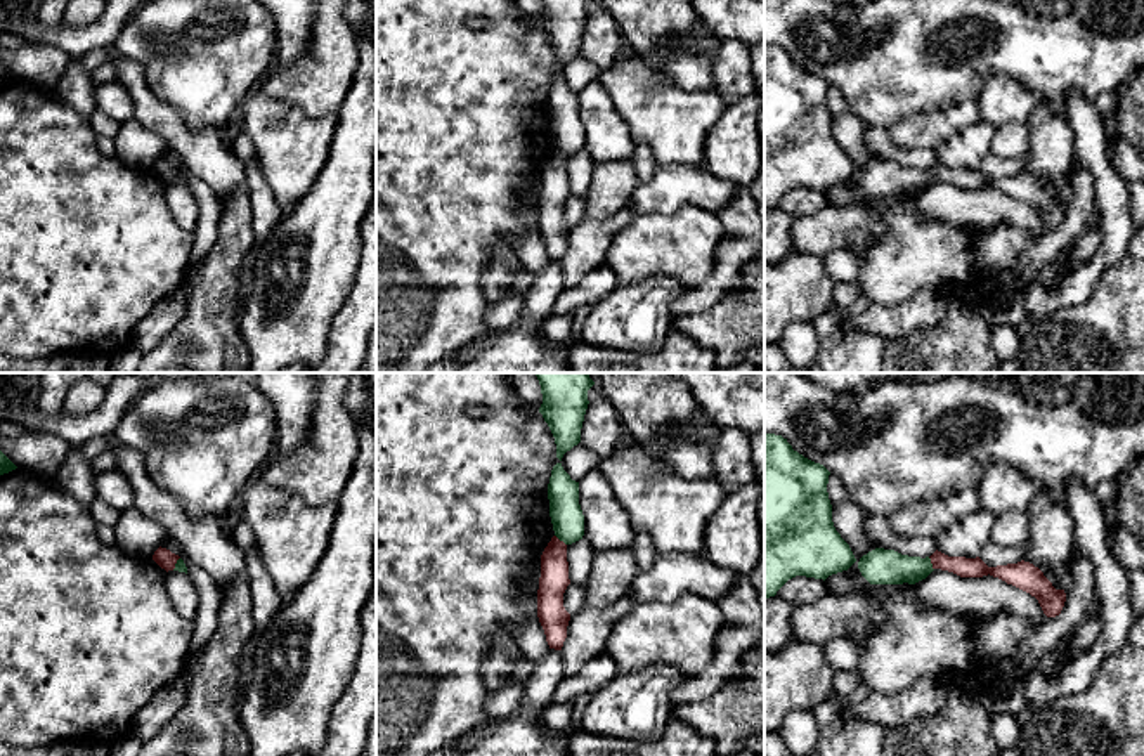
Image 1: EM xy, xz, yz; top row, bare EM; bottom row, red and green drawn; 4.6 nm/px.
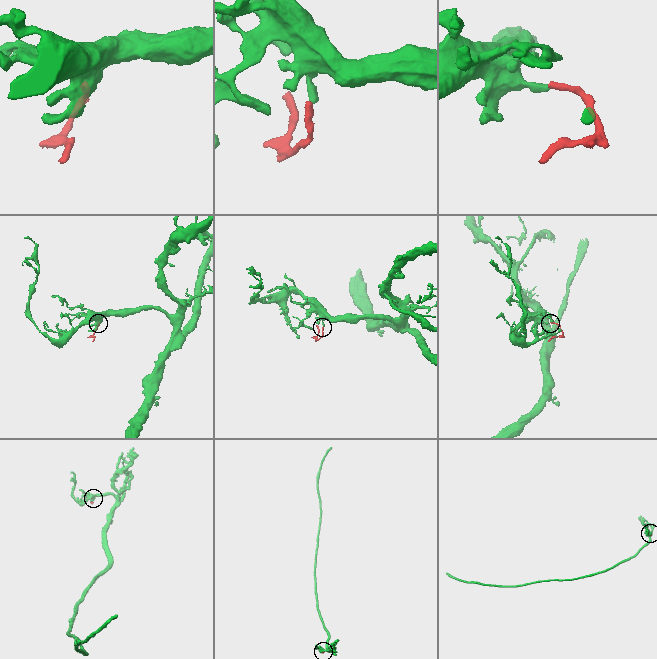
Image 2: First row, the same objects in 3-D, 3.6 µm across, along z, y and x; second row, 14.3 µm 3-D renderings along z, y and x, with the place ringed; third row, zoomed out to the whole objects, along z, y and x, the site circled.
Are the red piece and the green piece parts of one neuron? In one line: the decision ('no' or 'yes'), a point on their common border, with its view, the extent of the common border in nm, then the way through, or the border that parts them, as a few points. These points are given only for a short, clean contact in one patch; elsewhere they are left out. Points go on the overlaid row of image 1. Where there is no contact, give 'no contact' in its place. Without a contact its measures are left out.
no; meets red in yz at (931, 562); contact 70 nm long; border along yz (928, 557), (933, 569)

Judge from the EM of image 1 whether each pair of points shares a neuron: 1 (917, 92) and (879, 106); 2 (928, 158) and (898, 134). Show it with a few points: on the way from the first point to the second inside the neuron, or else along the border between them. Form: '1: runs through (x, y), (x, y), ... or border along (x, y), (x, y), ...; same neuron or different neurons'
1: runs through (909, 92), (896, 92), (888, 97); same neuron
2: border along (888, 130), (900, 146), (933, 151); different neurons

